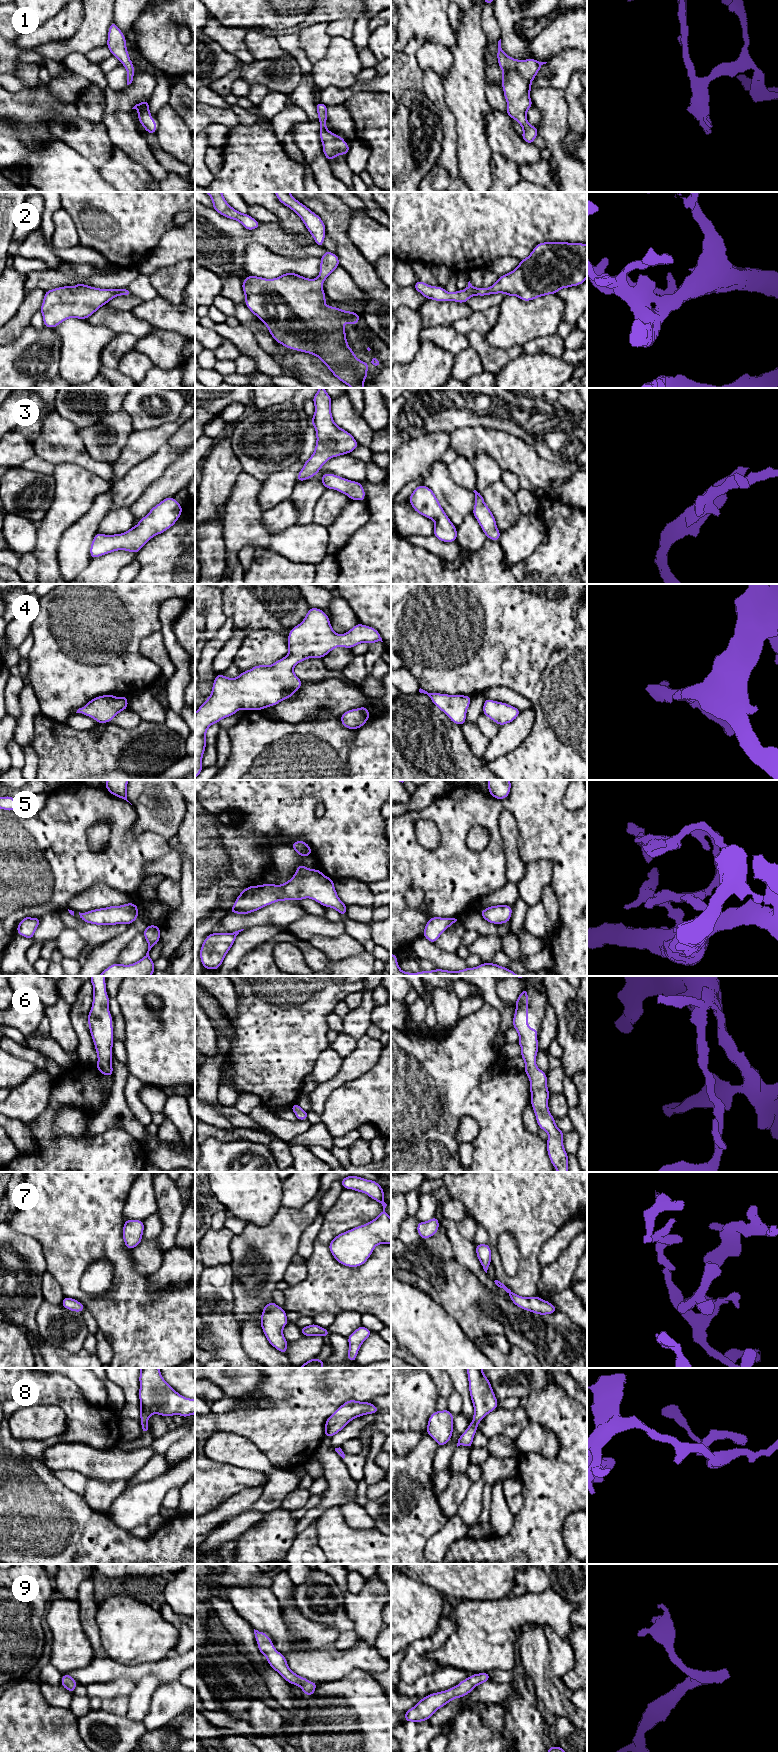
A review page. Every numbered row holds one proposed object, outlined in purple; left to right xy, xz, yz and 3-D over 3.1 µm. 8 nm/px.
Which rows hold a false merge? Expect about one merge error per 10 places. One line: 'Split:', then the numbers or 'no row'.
Split: no row

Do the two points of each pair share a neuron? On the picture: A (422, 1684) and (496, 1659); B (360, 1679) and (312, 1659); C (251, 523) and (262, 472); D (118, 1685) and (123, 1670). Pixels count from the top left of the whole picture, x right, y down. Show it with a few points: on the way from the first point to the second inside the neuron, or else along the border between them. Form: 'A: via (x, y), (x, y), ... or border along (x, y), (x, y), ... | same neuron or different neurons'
A: border along (441, 1666), (453, 1666), (472, 1673) | different neurons
B: border along (371, 1674), (353, 1669), (338, 1679), (325, 1682) | different neurons
C: border along (242, 471), (261, 482) | different neurons
D: border along (98, 1681), (128, 1678), (136, 1682) | different neurons

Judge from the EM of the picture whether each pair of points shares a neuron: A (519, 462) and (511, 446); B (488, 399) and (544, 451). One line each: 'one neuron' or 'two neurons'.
A: one neuron
B: one neuron

